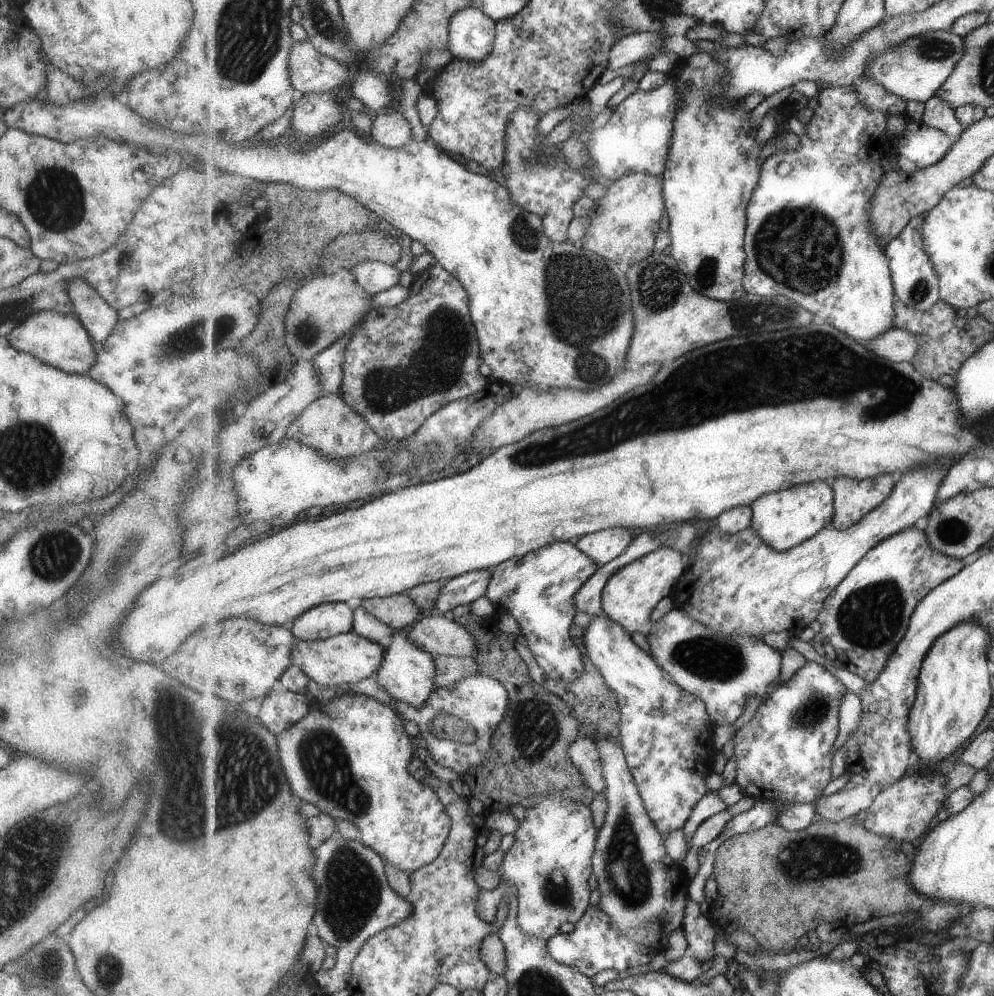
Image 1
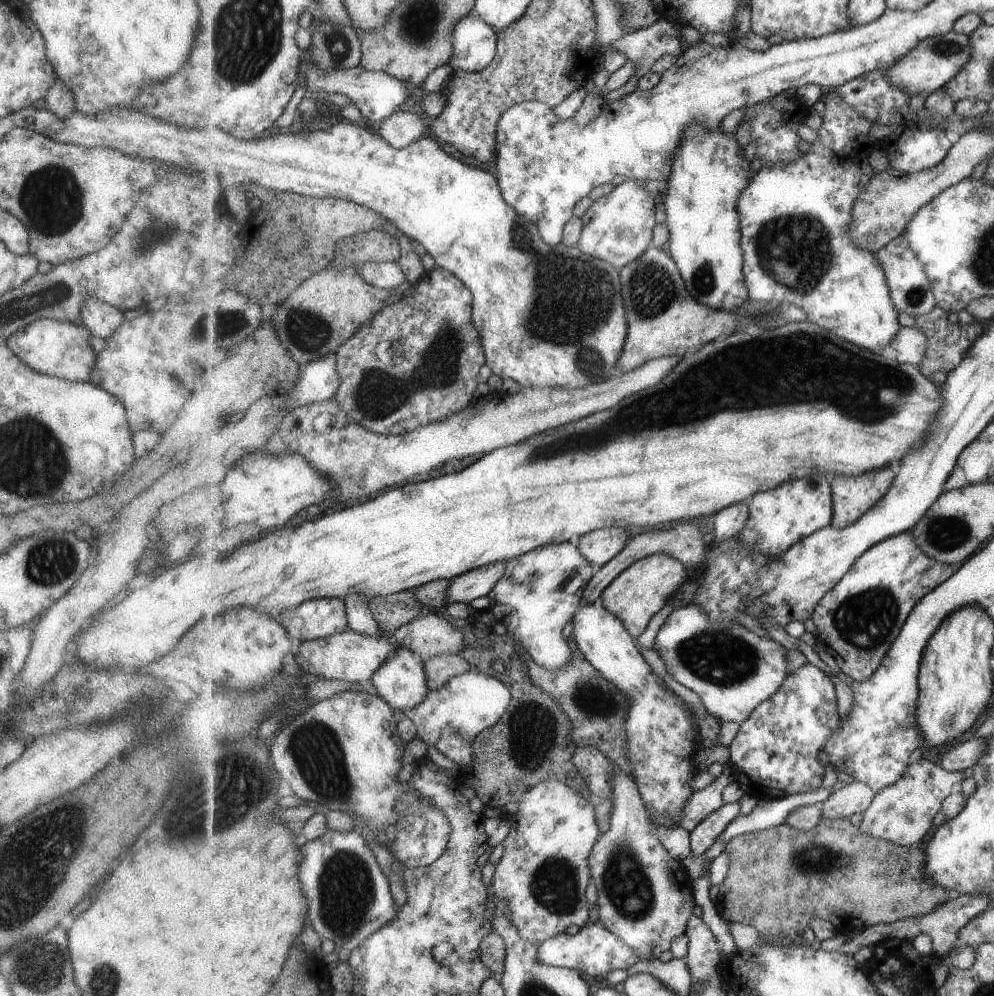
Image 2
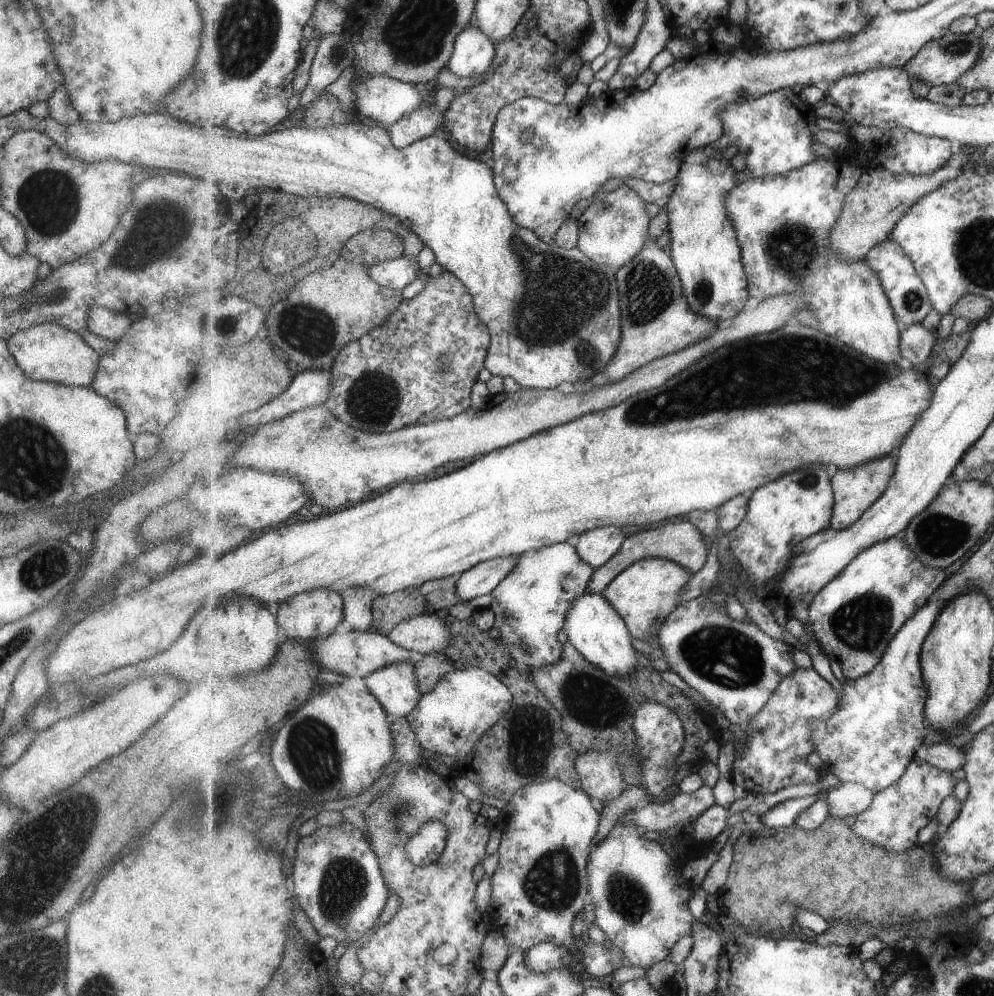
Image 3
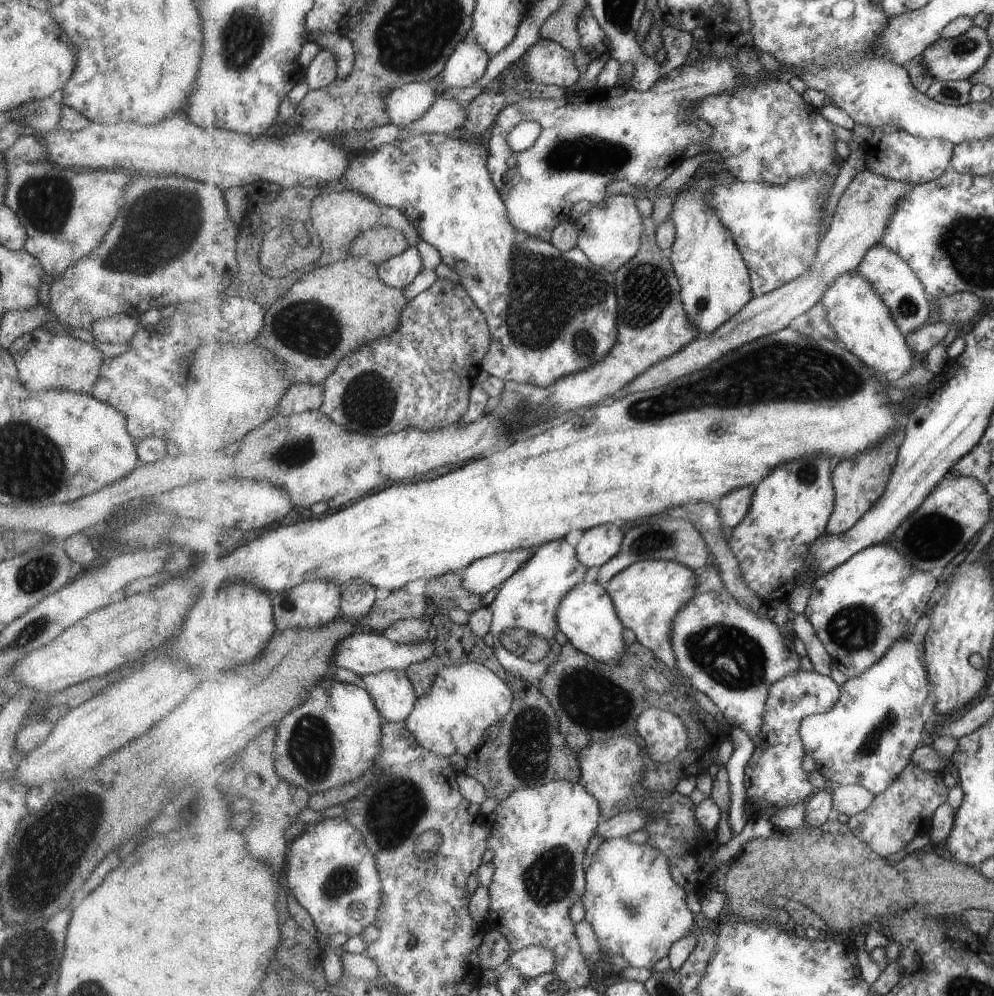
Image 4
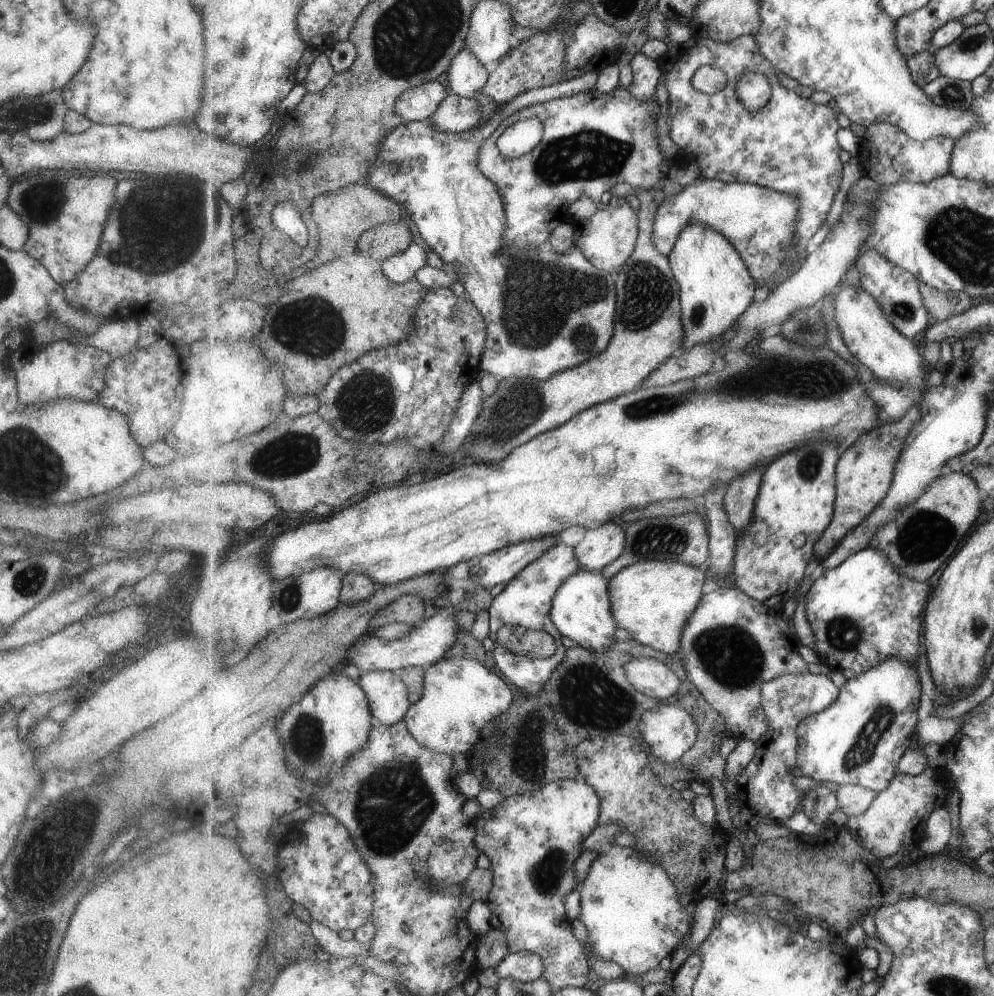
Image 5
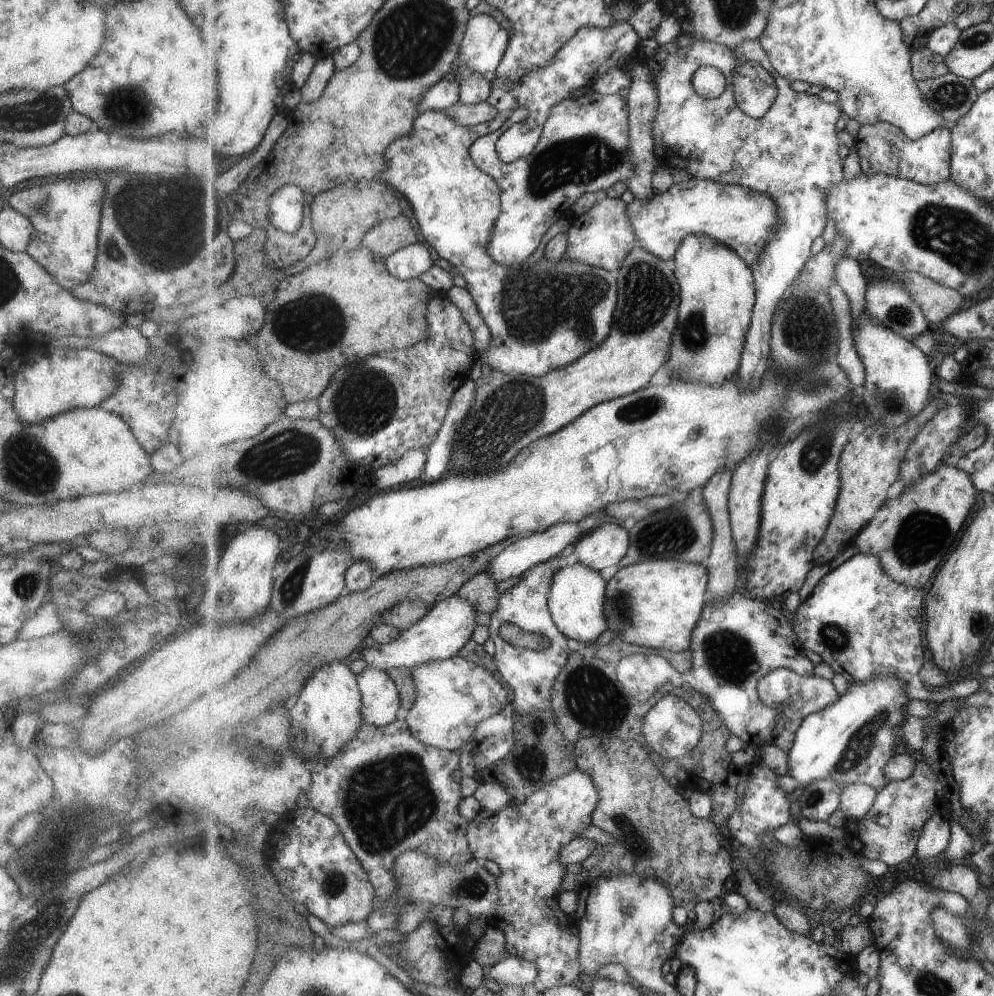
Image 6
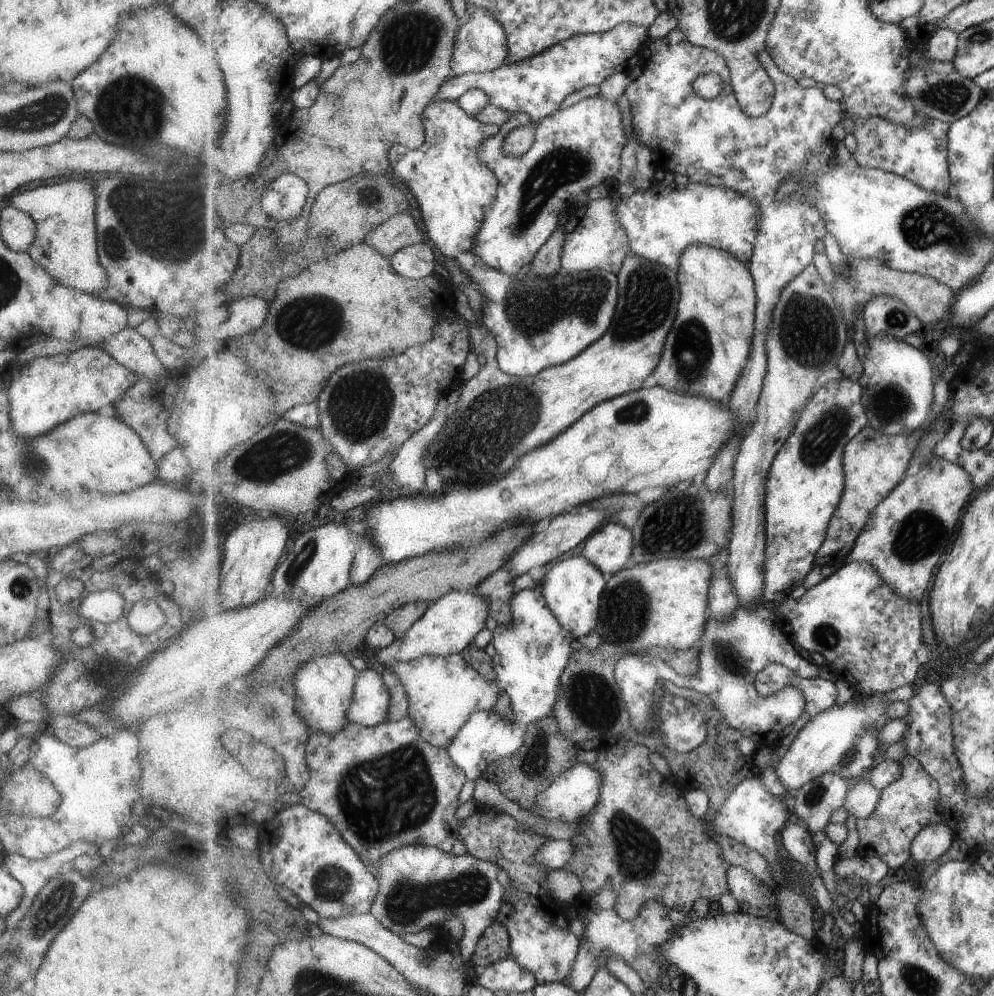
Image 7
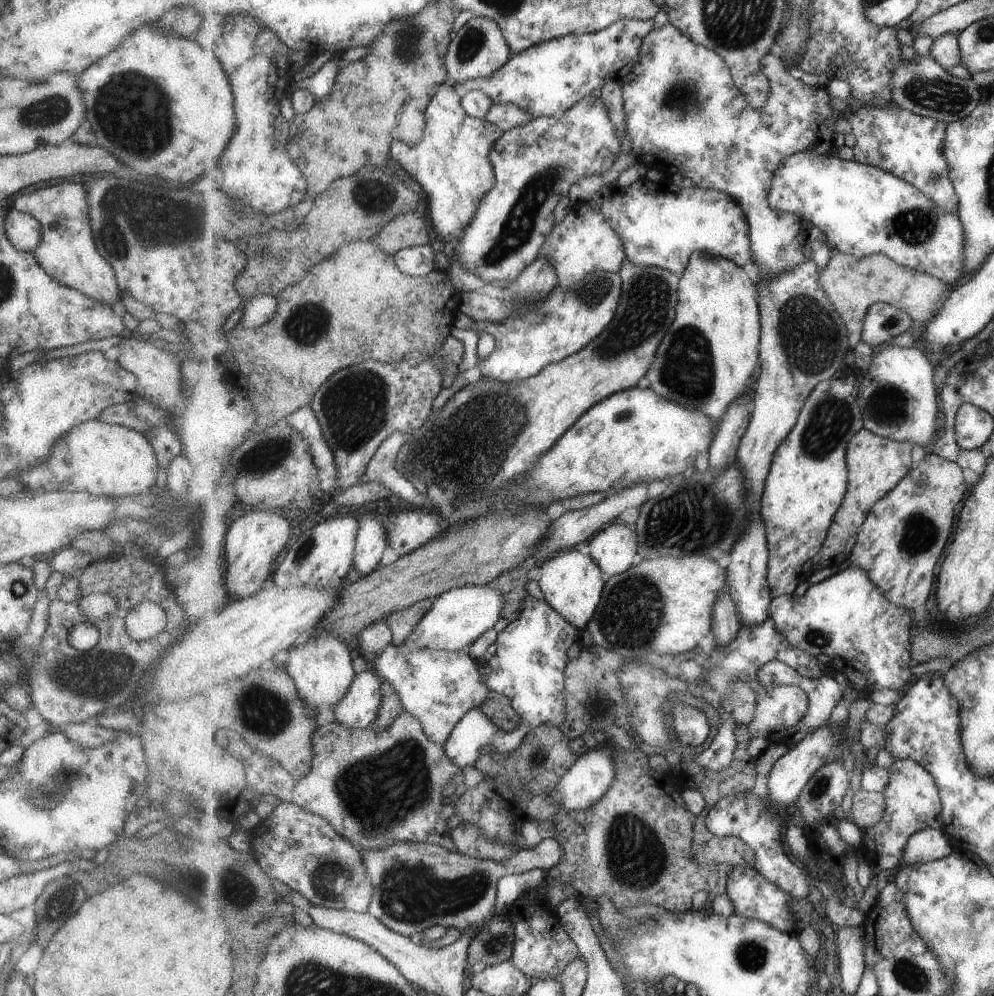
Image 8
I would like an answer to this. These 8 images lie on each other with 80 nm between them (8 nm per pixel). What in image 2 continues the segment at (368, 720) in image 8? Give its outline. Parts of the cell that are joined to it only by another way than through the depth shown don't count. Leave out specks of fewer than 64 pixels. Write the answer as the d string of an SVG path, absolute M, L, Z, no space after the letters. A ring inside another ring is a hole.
M409 648L395 650L395 654L379 668L378 672L372 677L371 683L377 694L382 697L399 715L405 711L419 707L430 694L428 686L428 675L426 672L426 661L415 654Z

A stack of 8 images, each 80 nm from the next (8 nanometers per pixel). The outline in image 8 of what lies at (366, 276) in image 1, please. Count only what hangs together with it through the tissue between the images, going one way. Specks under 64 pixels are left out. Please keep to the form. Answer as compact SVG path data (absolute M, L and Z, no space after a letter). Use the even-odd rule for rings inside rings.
M413 246L394 256L399 269L410 276L425 277L435 271L435 248L433 246Z

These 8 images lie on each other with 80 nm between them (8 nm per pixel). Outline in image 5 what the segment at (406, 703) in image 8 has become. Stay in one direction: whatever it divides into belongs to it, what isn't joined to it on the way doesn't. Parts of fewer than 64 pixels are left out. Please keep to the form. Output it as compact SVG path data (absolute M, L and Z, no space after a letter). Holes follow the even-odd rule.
M445 658L427 666L423 697L409 708L404 722L415 740L427 749L465 756L481 740L481 730L508 713L513 696L509 682L486 665L472 659Z

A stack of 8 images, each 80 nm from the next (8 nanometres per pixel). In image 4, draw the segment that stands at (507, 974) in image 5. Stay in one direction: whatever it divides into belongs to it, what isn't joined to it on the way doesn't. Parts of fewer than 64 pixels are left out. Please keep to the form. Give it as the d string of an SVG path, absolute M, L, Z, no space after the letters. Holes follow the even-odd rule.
M531 946L513 952L507 968L515 968L523 978L539 978L555 970L555 952L543 946Z

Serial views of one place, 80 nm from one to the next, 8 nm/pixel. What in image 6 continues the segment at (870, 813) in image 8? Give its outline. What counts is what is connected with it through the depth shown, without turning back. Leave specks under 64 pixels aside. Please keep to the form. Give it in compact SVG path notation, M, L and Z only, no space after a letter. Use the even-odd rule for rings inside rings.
M851 784L844 787L841 810L848 820L863 818L871 812L878 799L879 790L865 784Z

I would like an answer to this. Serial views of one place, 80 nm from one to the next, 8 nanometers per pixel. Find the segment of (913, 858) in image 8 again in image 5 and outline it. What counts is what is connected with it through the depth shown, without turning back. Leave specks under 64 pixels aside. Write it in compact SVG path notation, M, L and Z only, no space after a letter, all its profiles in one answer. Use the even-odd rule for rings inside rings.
M939 807L931 814L927 822L927 832L918 845L925 856L937 856L950 846L951 838L954 836L953 826L951 814L947 808Z

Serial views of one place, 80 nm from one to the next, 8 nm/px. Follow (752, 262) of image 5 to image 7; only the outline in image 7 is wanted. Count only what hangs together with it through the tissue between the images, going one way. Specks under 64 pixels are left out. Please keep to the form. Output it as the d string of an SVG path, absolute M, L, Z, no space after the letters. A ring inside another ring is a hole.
M655 180L649 190L636 190L631 196L622 196L617 189L610 190L610 196L617 204L617 214L619 222L625 228L629 236L631 253L641 256L645 260L651 260L655 264L661 264L671 270L679 270L683 252L691 244L705 244L717 250L725 250L739 258L743 264L750 263L753 255L753 248L757 242L757 232L761 226L761 210L759 204L753 202L749 196L723 188L723 186L707 186L707 184L687 183L686 185L663 184Z

